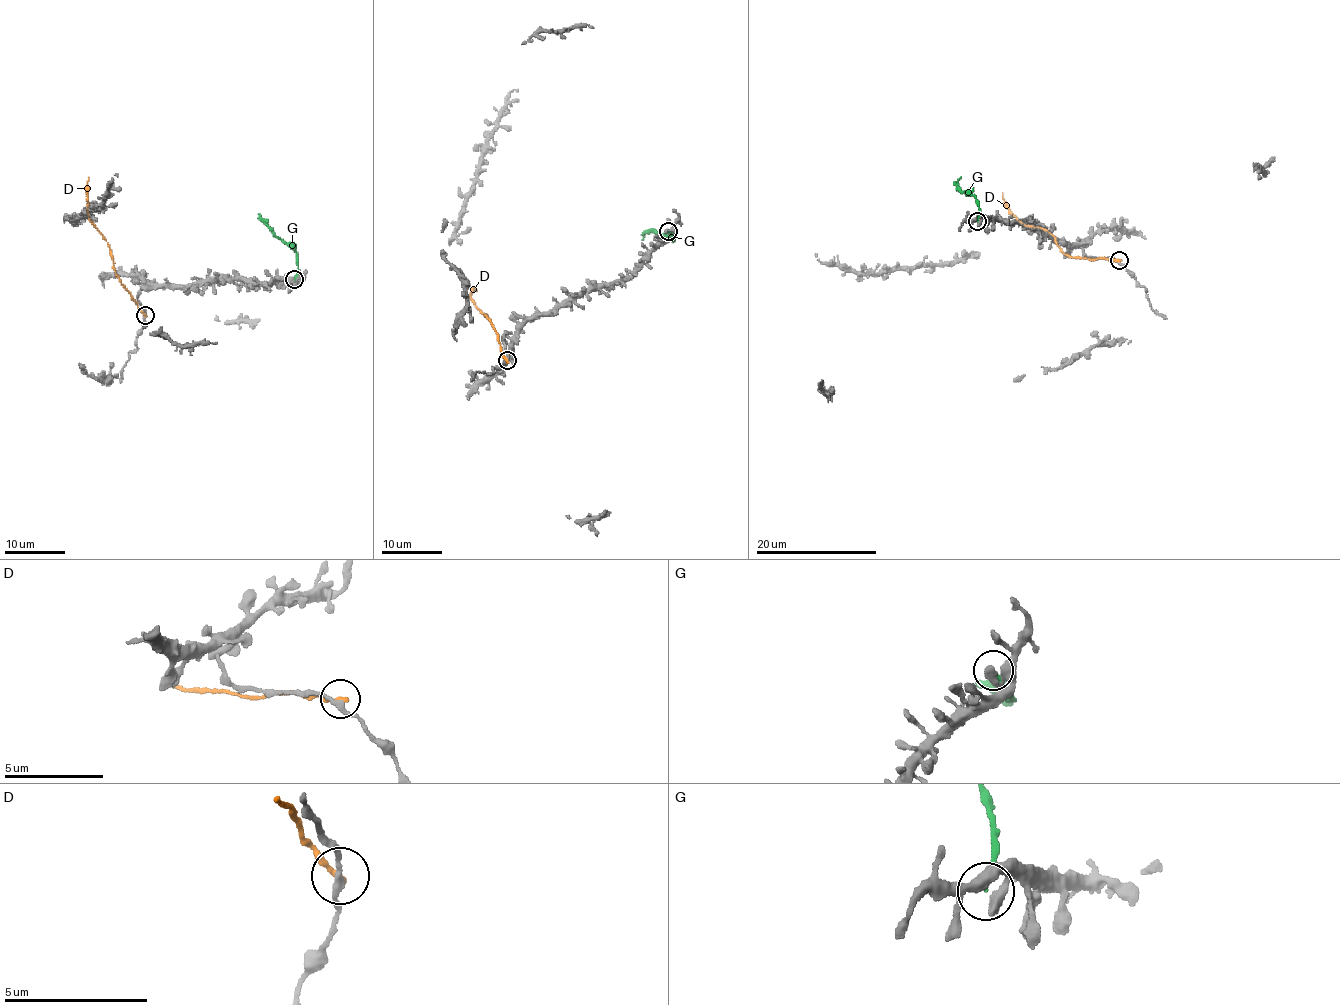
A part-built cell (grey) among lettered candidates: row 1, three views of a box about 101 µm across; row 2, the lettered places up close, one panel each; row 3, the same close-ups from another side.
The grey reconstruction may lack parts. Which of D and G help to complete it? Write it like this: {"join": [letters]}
{"join": []}

